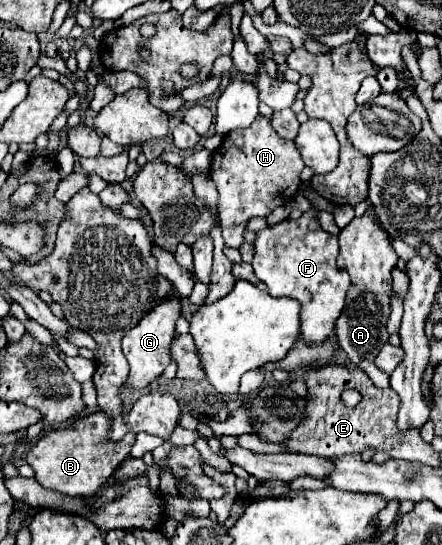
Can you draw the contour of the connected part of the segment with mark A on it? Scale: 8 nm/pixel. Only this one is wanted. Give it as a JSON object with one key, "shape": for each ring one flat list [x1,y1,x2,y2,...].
{"shape":[[370,204,366,214,360,218,354,218,346,228,338,234,340,240,340,254,338,254,338,266,346,268,352,286,346,296,346,306,336,322,336,336,340,342,340,348,348,354,350,362,358,368,362,368,370,380,378,388,390,388,390,376,374,366,374,354,382,348,382,344,388,342,386,332,386,320,390,316,390,294,392,294,392,268,396,266,396,252,392,248,392,242,388,234,380,228,376,208]]}

